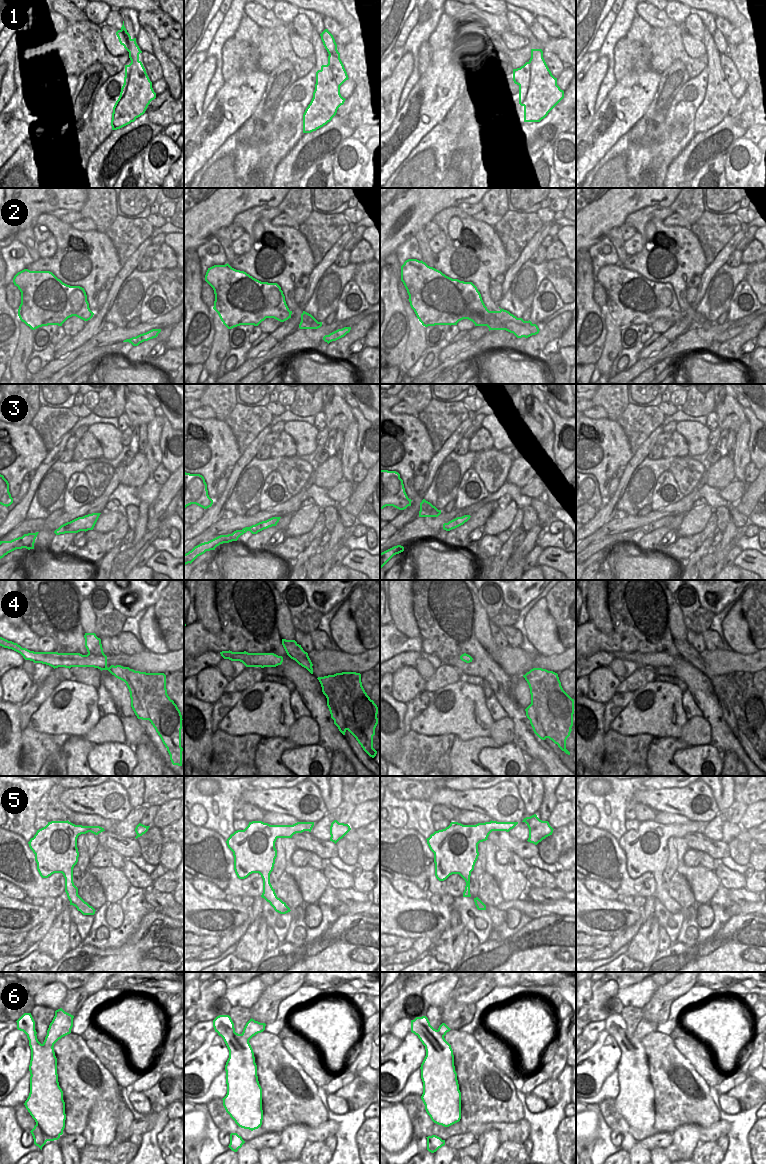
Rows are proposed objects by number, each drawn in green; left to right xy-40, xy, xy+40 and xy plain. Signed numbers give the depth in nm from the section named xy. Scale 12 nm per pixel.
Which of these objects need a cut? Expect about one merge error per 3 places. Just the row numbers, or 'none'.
3, 4, 6

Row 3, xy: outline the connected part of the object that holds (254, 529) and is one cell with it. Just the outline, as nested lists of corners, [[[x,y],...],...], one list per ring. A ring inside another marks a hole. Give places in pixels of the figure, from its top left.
[[[272,517],[266,521],[259,522],[255,525],[250,526],[250,527],[245,527],[242,530],[248,530],[252,534],[257,534],[258,532],[260,532],[264,529],[267,529],[272,526],[276,526],[277,523],[279,522],[280,518],[281,517]]]

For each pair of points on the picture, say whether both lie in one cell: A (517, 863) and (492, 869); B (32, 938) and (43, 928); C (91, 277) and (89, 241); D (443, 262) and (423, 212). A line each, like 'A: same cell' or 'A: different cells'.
A: different cells
B: same cell
C: same cell
D: different cells

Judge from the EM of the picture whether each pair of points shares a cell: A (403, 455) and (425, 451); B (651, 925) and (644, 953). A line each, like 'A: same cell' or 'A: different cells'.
A: same cell
B: same cell

